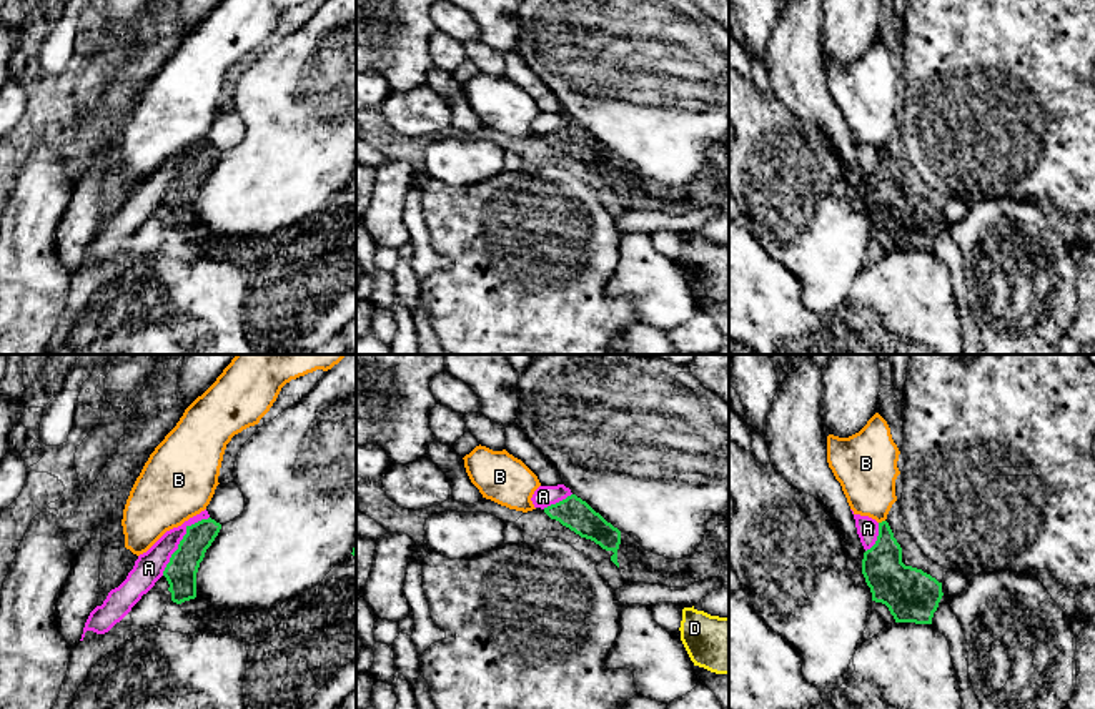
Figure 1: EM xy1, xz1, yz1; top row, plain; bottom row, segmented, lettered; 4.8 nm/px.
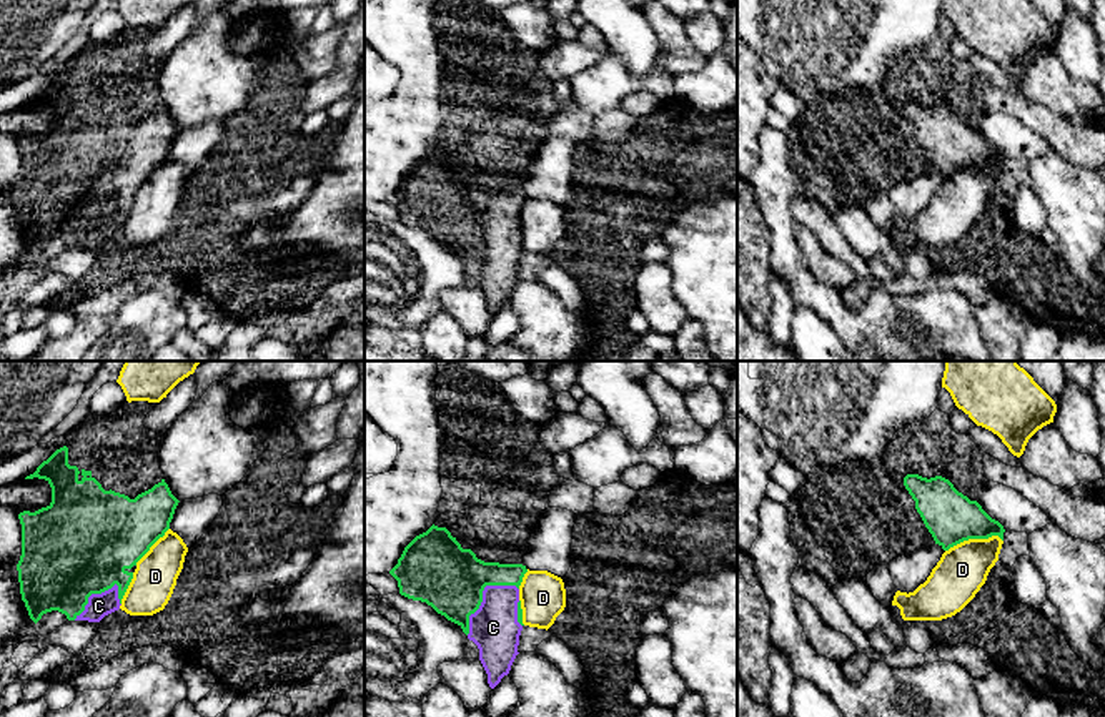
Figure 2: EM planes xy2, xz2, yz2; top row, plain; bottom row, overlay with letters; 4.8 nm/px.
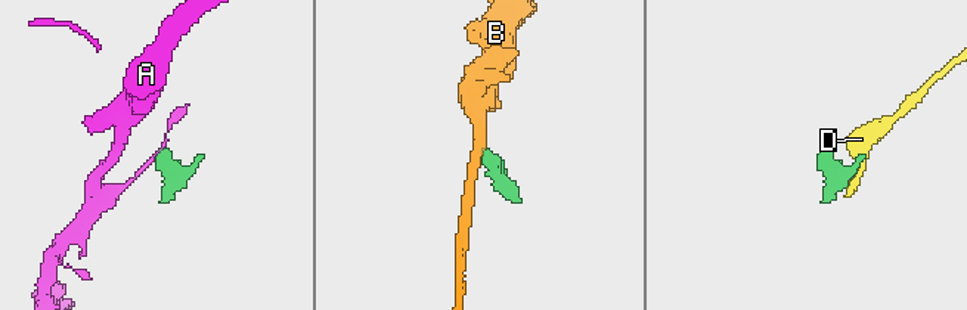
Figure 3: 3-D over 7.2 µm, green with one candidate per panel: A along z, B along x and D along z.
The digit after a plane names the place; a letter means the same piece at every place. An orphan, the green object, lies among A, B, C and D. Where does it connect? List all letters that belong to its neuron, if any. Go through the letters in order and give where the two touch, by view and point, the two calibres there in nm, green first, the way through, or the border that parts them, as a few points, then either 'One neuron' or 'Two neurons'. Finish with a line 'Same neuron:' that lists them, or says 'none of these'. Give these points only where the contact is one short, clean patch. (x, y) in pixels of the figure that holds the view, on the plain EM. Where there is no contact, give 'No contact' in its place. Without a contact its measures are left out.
A: Touches green at xy1 (180, 168). Thickness 150 nm (green) against 150 nm. Boundary: xy1 (208, 143), (187, 155), (162, 202). Two neurons
B: Touches green at yz1 (882, 148). Thickness 200 nm (green) against 280 nm. Boundary: yz1 (884, 147), (879, 150). Two neurons
C: Touches green at xz2 (481, 222). Thickness 320 nm (green) against 240 nm. One neuron
D: Touches green at yz2 (974, 165). Thickness 240 nm (green) against 240 nm. Two neurons
Same neuron: C

